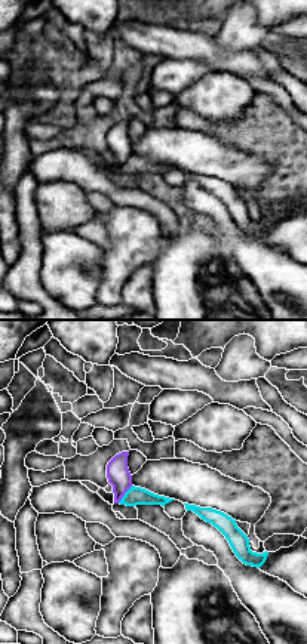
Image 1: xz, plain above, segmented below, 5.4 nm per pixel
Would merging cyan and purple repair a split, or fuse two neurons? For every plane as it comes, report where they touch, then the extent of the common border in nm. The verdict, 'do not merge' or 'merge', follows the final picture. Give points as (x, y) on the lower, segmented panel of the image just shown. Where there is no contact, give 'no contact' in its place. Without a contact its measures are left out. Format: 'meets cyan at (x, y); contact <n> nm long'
meets cyan at (125, 495); contact 130 nm long

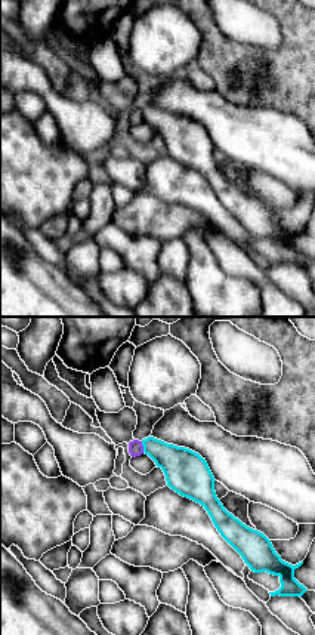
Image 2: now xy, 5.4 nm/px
meets cyan at (144, 447); contact 70 nm long

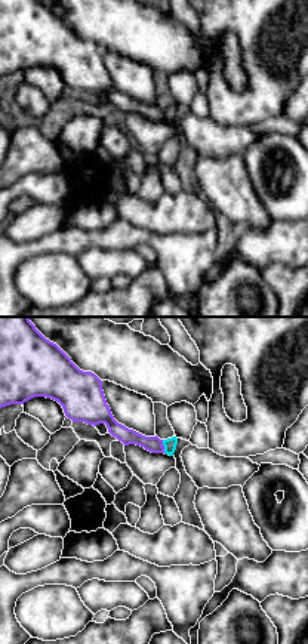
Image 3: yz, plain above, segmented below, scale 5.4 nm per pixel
meets cyan at (165, 447); contact 80 nm long

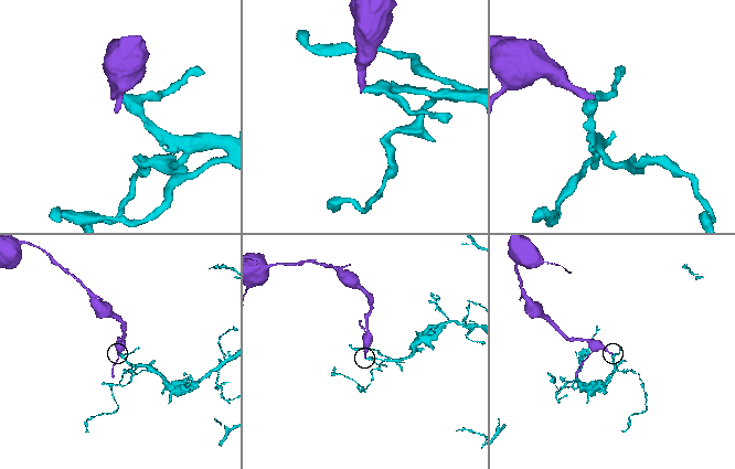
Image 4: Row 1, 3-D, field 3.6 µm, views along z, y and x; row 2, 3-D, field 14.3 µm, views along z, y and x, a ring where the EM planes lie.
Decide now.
do not merge

